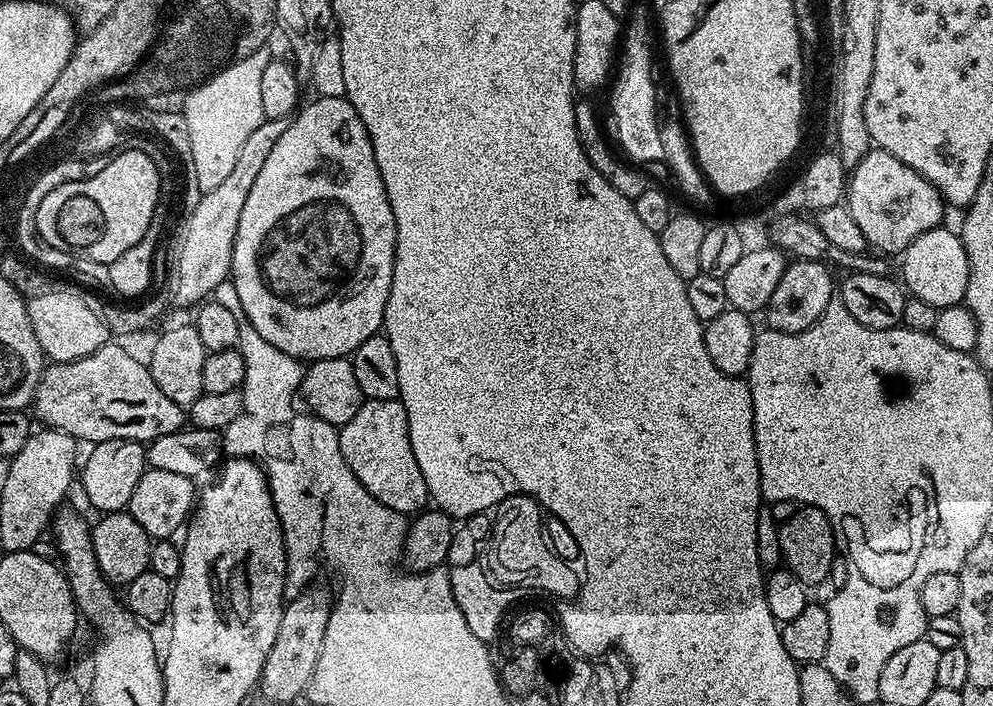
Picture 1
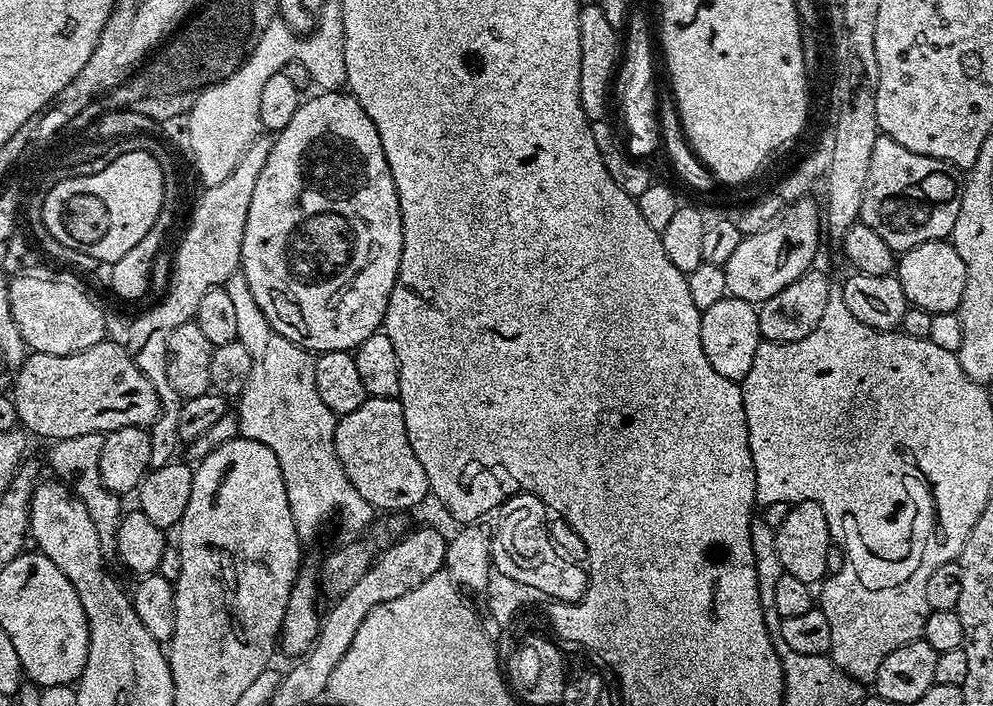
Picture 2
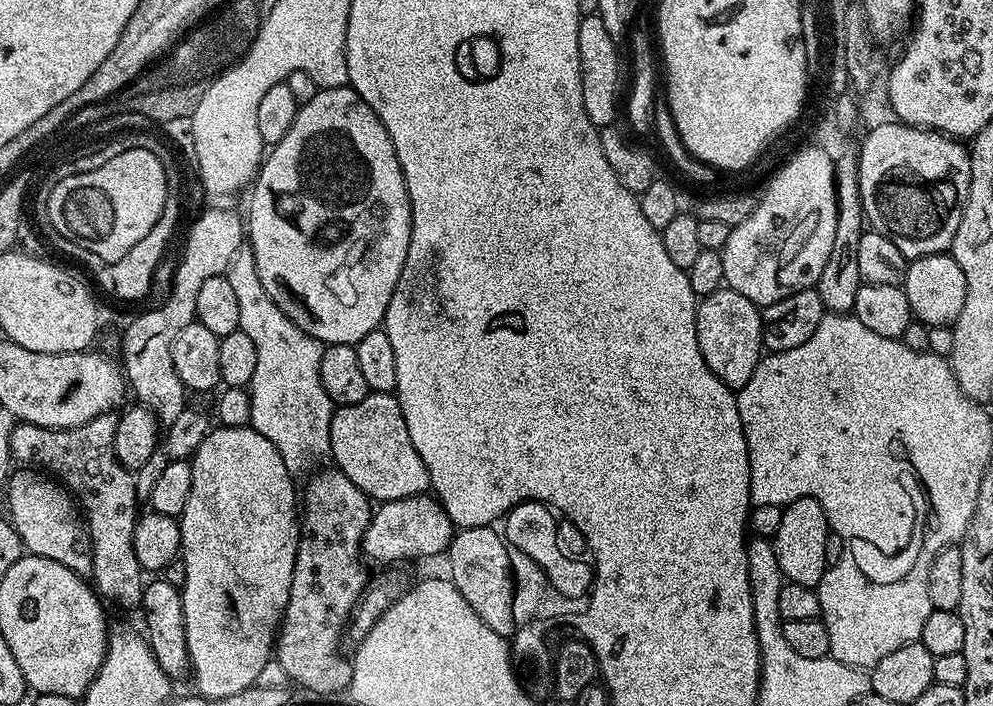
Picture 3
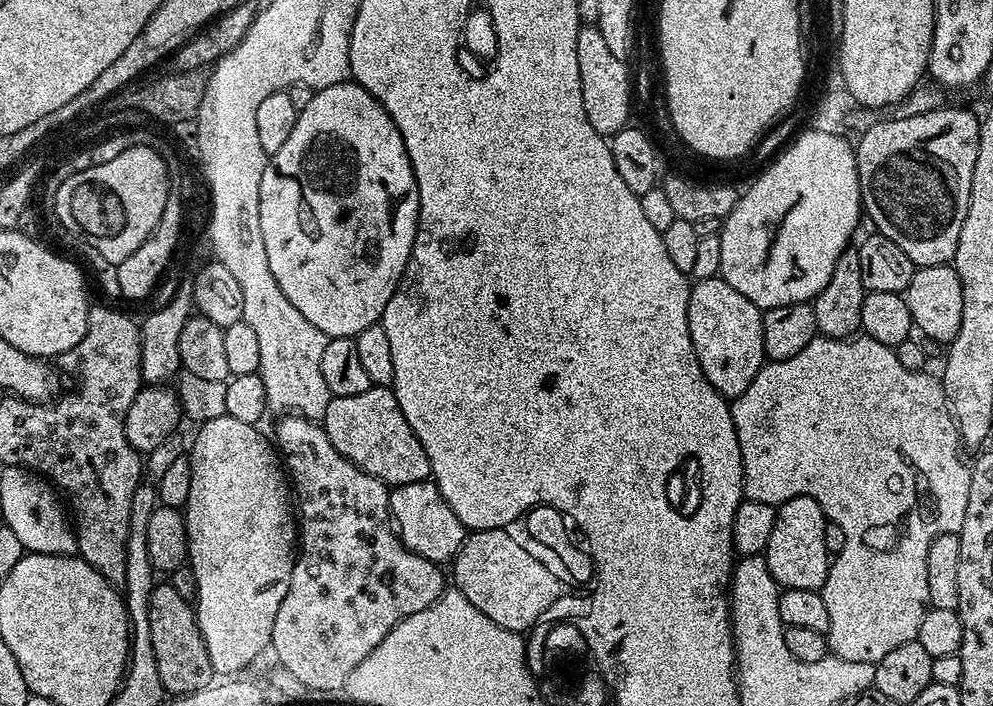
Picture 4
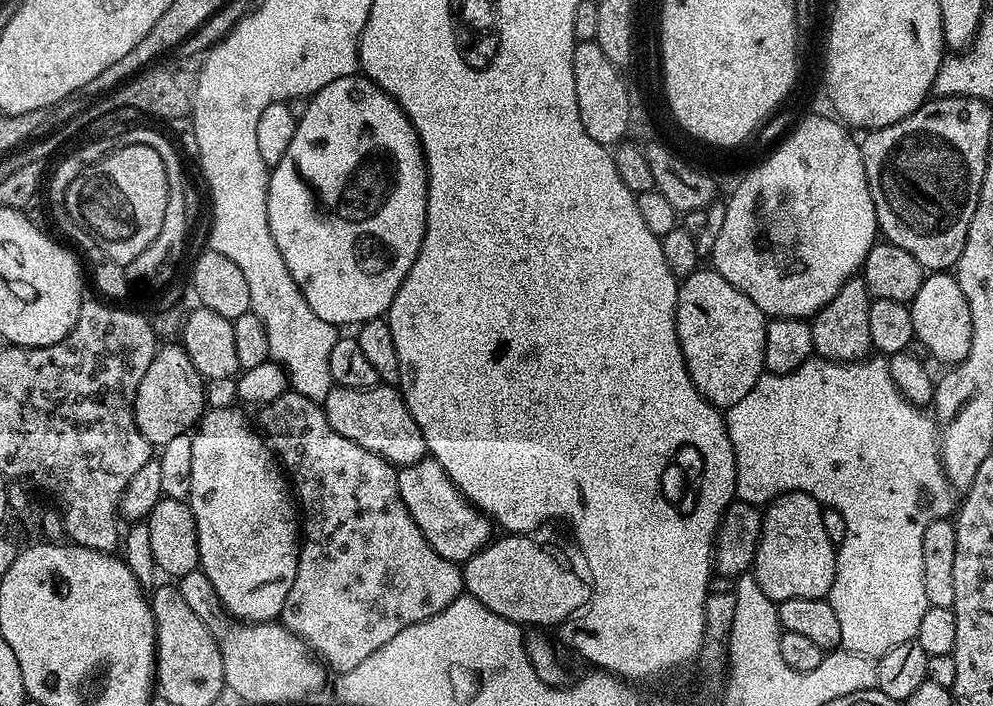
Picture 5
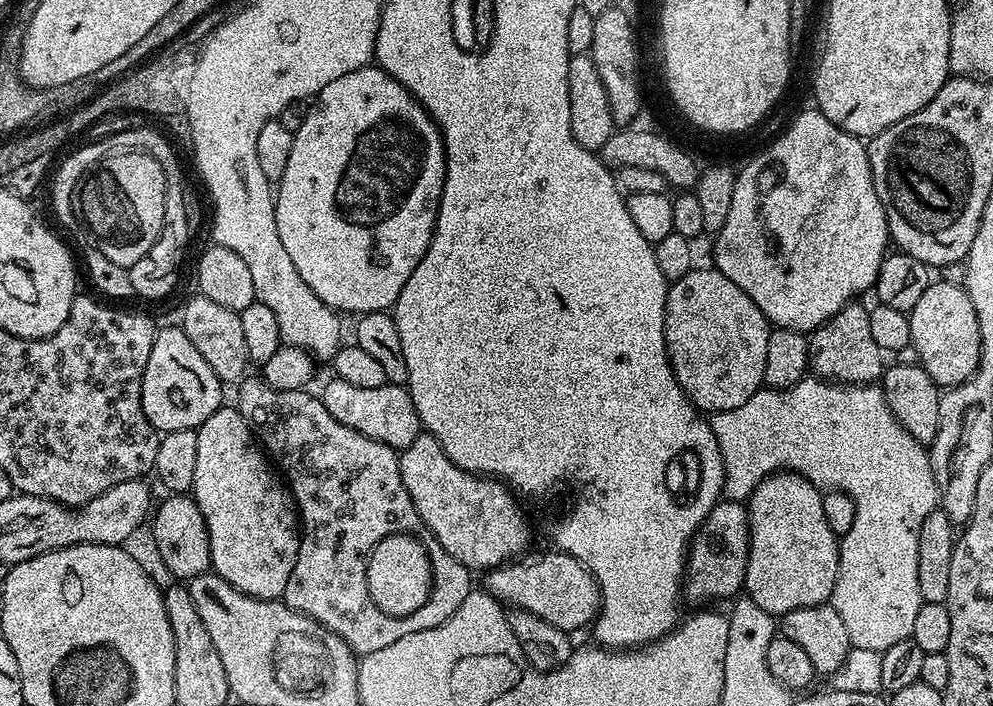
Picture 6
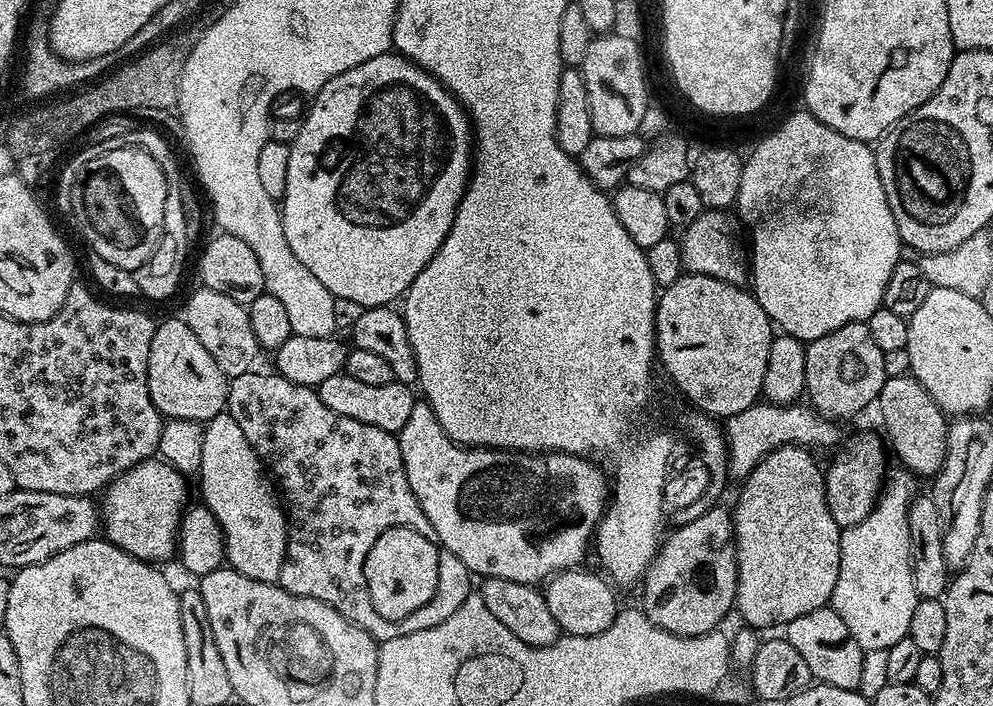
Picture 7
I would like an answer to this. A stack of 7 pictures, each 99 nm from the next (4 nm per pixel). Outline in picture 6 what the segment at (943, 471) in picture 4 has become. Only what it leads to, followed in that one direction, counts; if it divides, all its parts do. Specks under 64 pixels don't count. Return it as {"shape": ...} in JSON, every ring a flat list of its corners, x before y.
{"shape":[[806,374,789,388,761,387,759,392,746,398,746,402,742,402,742,406,738,406,734,410,711,413,710,423,716,435,718,450,722,450,722,462,724,463,722,492,727,499,747,501,754,489,773,472,808,470,804,468,820,468,818,484,821,489,839,490,852,497,856,507,854,520,849,532,844,534,840,540,840,565,838,566,838,578,834,582,832,591,831,606,834,610,838,610,838,618,842,618,842,622,846,626,846,634,850,634,853,648,874,650,882,654,890,646,894,646,894,642,909,639,914,630,914,618,918,615,922,603,918,590,918,534,922,530,922,522,926,522,926,514,937,511,940,491,936,488,935,475,932,473,930,456,925,445,918,443,894,418,890,406,886,406,883,387,876,384,837,384,822,380,815,374]]}

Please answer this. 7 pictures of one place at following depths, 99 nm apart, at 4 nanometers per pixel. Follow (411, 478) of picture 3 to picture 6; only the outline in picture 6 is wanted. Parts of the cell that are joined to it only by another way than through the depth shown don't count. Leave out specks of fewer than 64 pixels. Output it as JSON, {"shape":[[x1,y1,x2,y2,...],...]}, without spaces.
{"shape":[[335,378,329,380,322,391,322,399,326,410,330,410,330,414,342,422,342,426,350,426,350,430,358,430,358,434,366,434,366,438,374,438,397,450,408,448,410,442,422,434,418,410,414,410,414,402,405,385,386,383,377,387,363,387]]}

